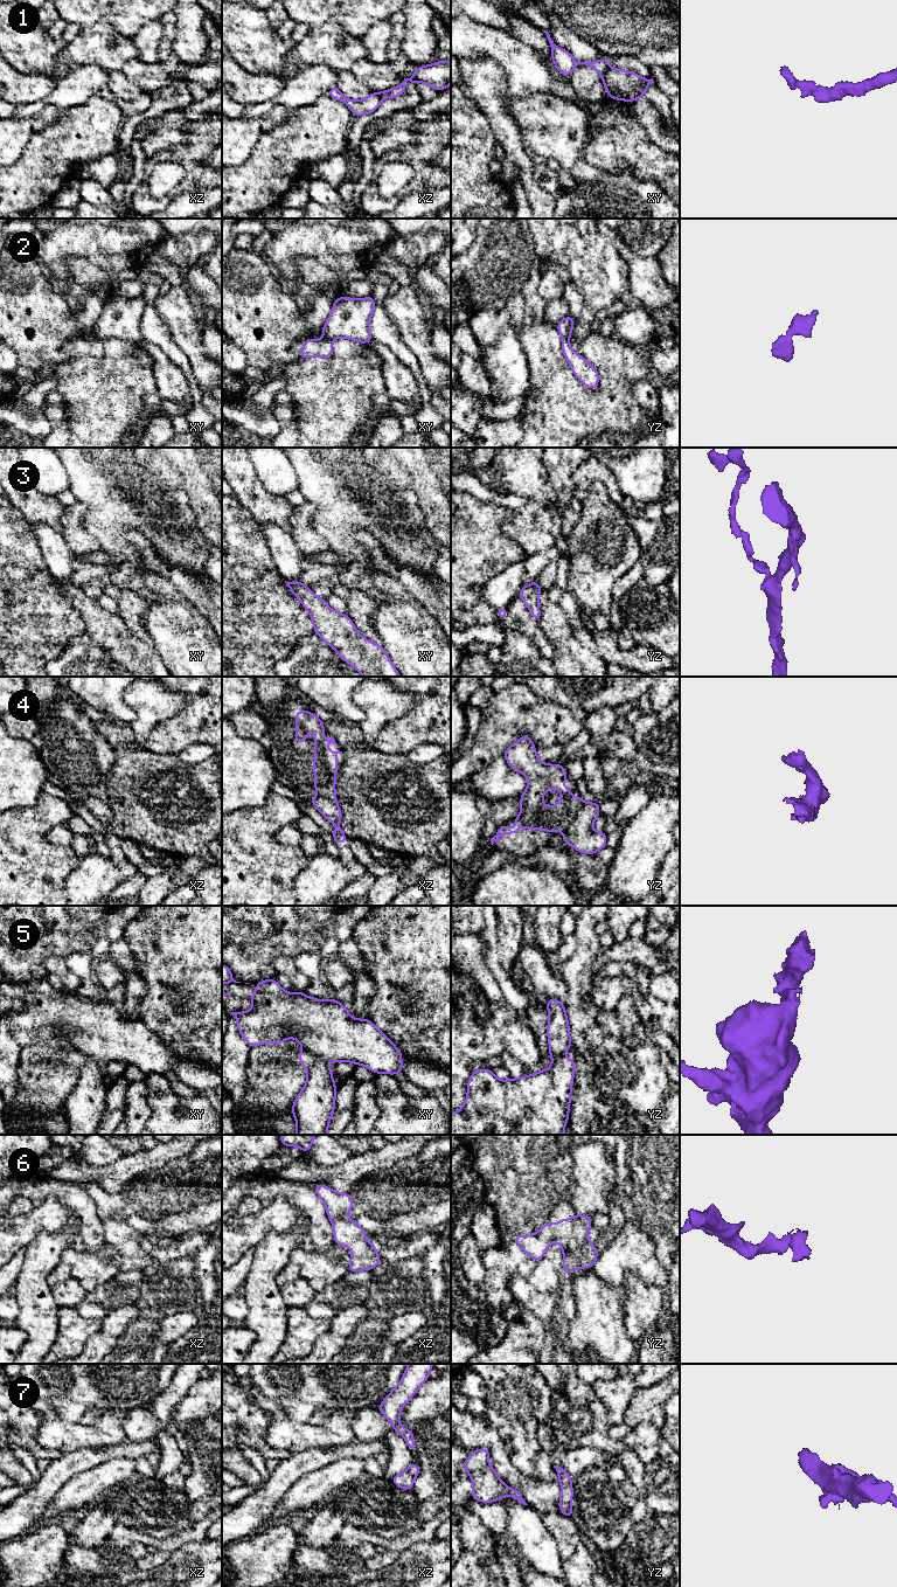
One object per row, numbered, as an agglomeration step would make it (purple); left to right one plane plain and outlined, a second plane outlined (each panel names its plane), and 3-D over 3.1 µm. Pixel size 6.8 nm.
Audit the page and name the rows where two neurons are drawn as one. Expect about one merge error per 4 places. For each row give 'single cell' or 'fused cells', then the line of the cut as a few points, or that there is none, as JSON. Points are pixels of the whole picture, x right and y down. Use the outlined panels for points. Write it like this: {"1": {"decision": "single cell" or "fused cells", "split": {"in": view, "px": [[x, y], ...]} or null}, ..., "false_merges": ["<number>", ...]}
{"1": {"decision": "fused cells", "split": {"in": "xy", "px": [[610, 68], [603, 81]]}}, "2": {"decision": "single cell", "split": null}, "3": {"decision": "single cell", "split": null}, "4": {"decision": "single cell", "split": null}, "5": {"decision": "fused cells", "split": {"in": "xy", "px": [[304, 1048], [319, 1055], [326, 1062]]}}, "6": {"decision": "single cell", "split": null}, "7": {"decision": "fused cells", "split": {"in": "xz", "px": [[397, 1423], [393, 1426]]}}, "false_merges": ["1", "5", "7"]}

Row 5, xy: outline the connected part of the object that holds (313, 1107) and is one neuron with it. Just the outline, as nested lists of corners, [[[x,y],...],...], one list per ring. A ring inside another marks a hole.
[[[306,1049],[299,1052],[299,1065],[308,1072],[306,1084],[292,1107],[298,1125],[294,1135],[327,1135],[338,1089],[333,1073],[324,1059]]]

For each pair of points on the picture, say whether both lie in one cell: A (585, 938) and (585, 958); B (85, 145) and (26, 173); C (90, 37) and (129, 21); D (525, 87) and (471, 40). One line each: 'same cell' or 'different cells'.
A: same cell
B: same cell
C: different cells
D: same cell

